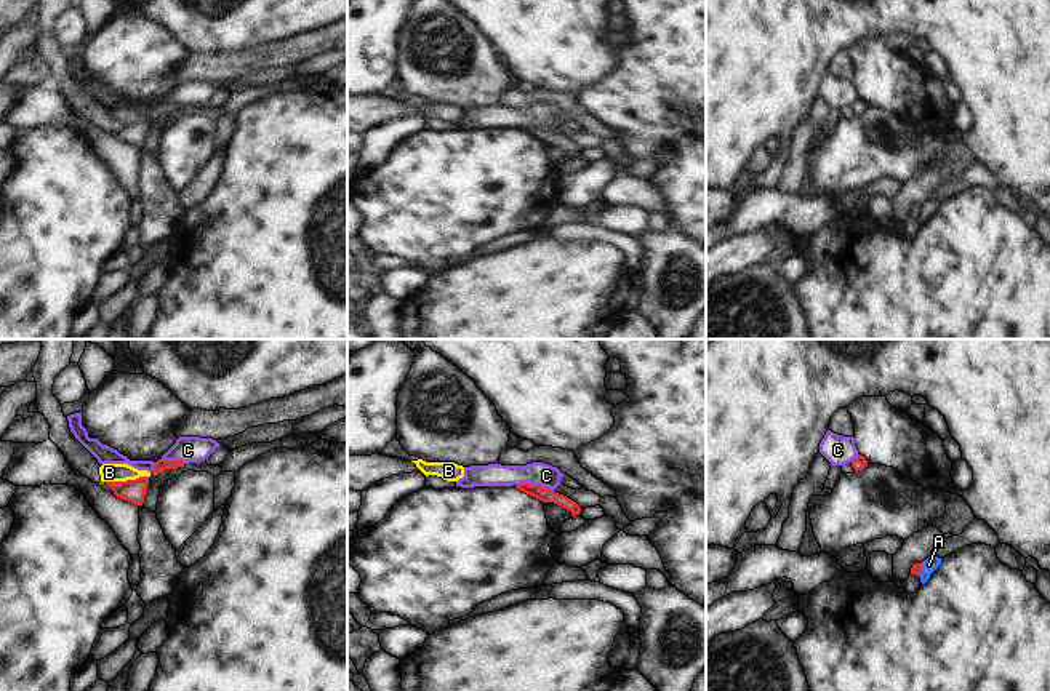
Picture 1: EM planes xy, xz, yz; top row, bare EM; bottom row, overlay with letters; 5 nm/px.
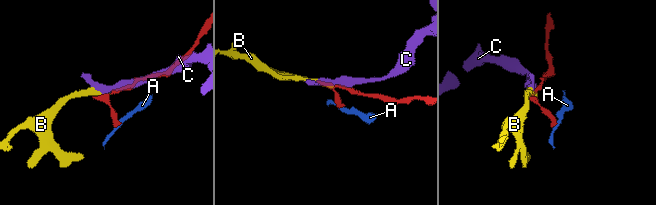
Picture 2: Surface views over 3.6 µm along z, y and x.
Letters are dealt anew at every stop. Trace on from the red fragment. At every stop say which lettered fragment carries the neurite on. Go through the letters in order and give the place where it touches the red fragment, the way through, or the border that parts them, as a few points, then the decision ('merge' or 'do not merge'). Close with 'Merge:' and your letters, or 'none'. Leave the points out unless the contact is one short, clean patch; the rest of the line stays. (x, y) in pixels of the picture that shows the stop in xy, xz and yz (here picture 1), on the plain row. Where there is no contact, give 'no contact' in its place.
A: meets red in yz at (921, 211); border along yz (922, 205), (922, 211), (917, 216); do not merge
B: meets red in xy at (127, 122); border along xy (148, 117), (106, 123); do not merge
C: meets red in xz at (535, 127); border along xz (516, 125), (540, 125), (553, 133); do not merge
Merge: none

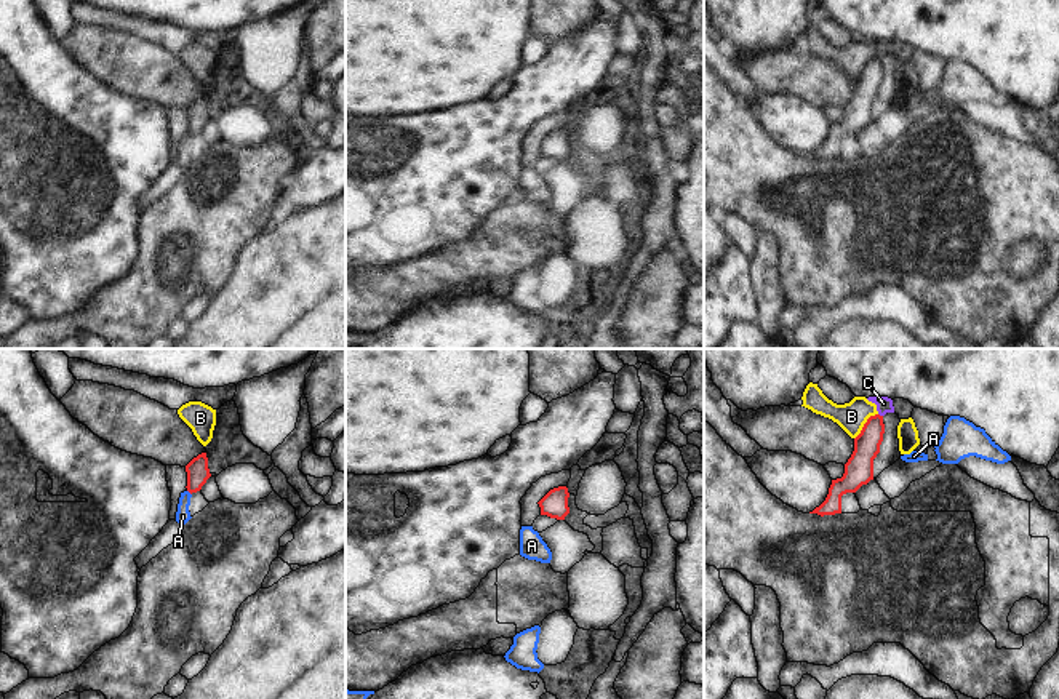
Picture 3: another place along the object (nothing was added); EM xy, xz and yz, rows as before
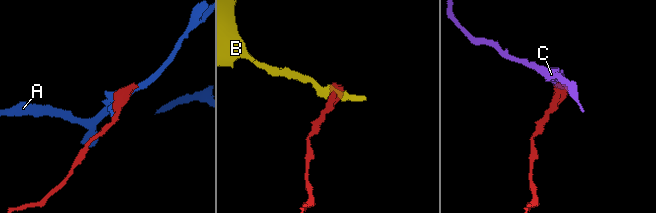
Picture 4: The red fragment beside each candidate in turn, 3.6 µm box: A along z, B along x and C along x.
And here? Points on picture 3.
A: meets red in xy at (189, 133); border along xy (187, 131), (191, 136); do not merge
B: meets red in yz at (864, 66); border along yz (877, 55), (867, 61), (855, 80); do not merge
C: meets red in yz at (879, 56); border along yz (879, 55), (882, 58); do not merge
Merge: none

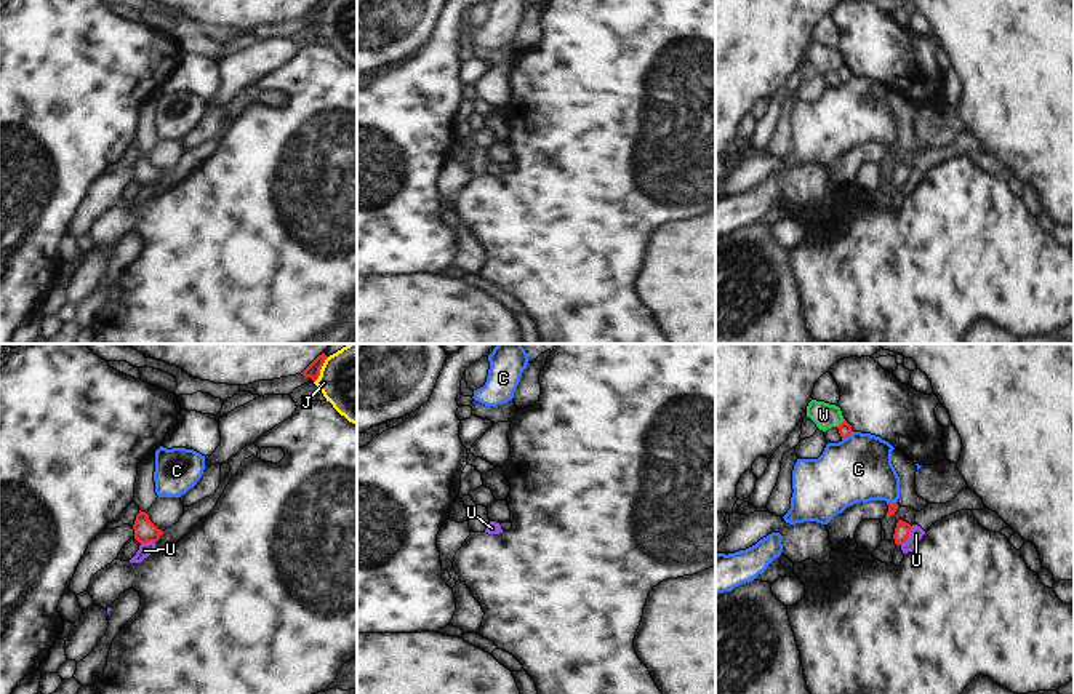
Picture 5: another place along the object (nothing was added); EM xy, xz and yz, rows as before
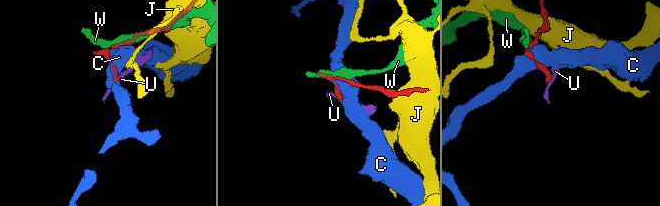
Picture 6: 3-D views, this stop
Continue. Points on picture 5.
C: meets red in yz at (847, 77); do not merge
J: meets red in xy at (319, 13); border along xy (327, 0), (314, 24); do not merge
U: meets red in yz at (908, 178); border along yz (913, 168), (908, 179), (900, 186); do not merge
W: meets red in yz at (841, 66); border along yz (844, 61), (837, 69); do not merge
Merge: none

